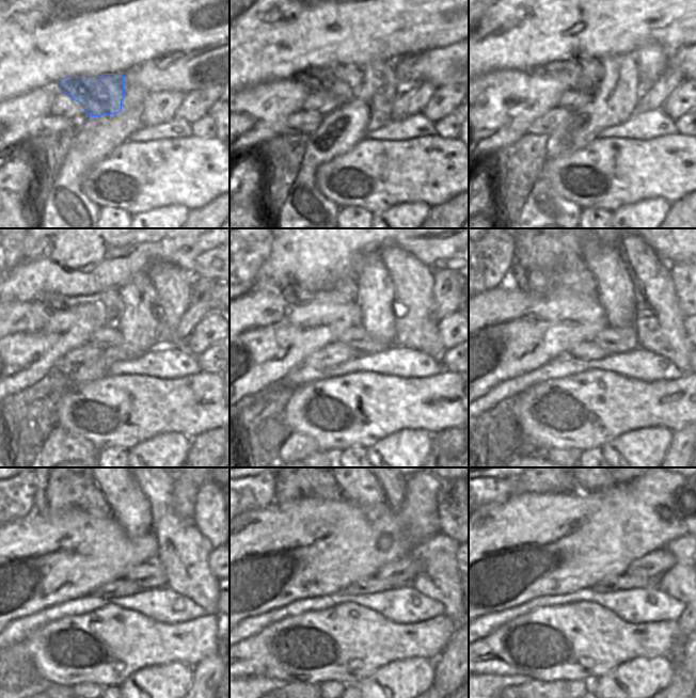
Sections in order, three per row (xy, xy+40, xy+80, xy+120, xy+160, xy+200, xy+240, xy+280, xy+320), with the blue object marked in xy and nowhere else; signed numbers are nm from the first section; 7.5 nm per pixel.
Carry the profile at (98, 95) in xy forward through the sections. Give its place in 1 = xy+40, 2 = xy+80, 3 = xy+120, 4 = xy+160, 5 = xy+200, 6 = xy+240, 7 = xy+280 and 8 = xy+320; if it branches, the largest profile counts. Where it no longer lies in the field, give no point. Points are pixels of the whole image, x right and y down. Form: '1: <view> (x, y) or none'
1: xy+40 (344, 82)
2: xy+80 (585, 73)
3: xy+120 (110, 299)
4: xy+160 (347, 290)
5: xy+200 (540, 263)
6: xy+240 (58, 489)
7: xy+280 (287, 489)
8: xy+320 (519, 489)

